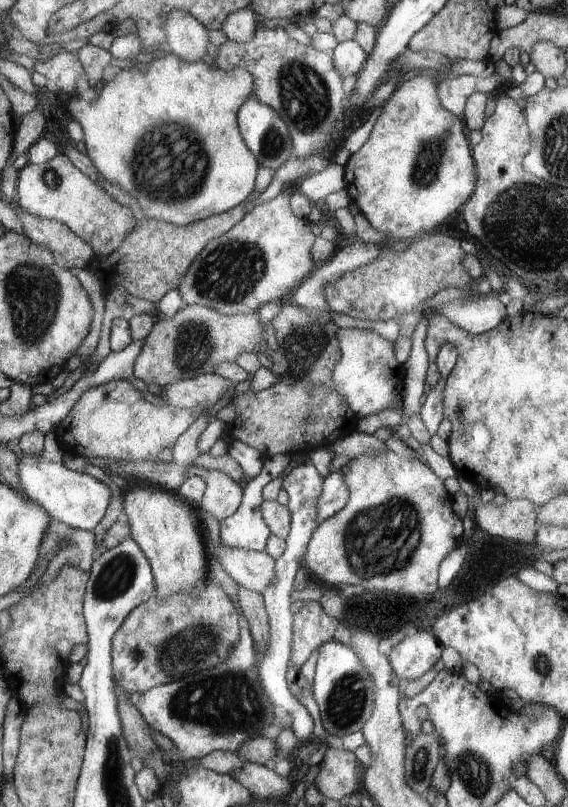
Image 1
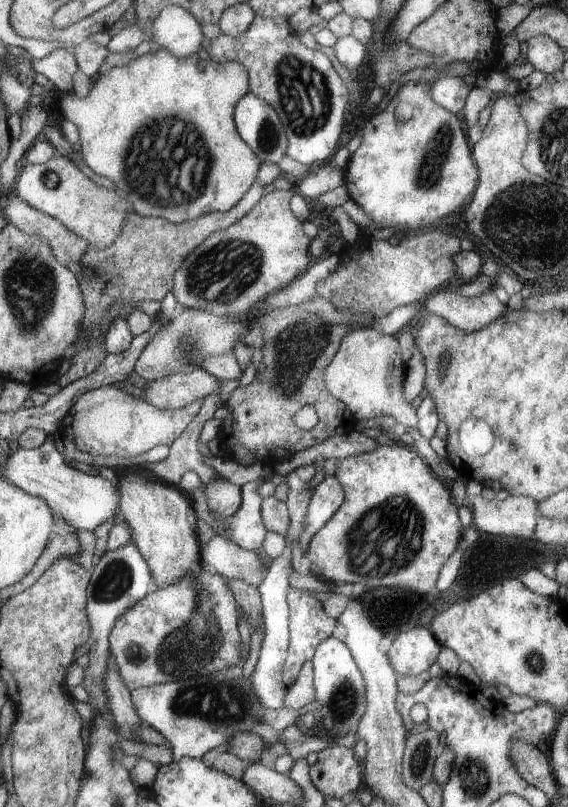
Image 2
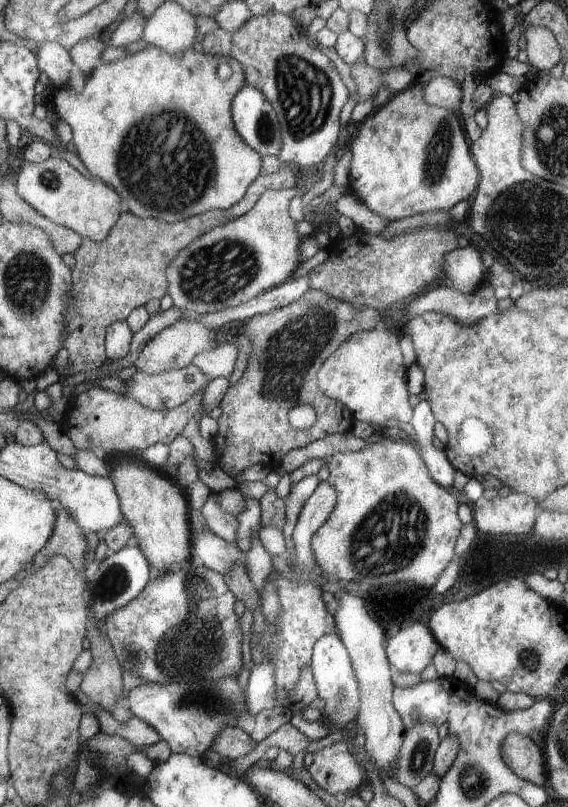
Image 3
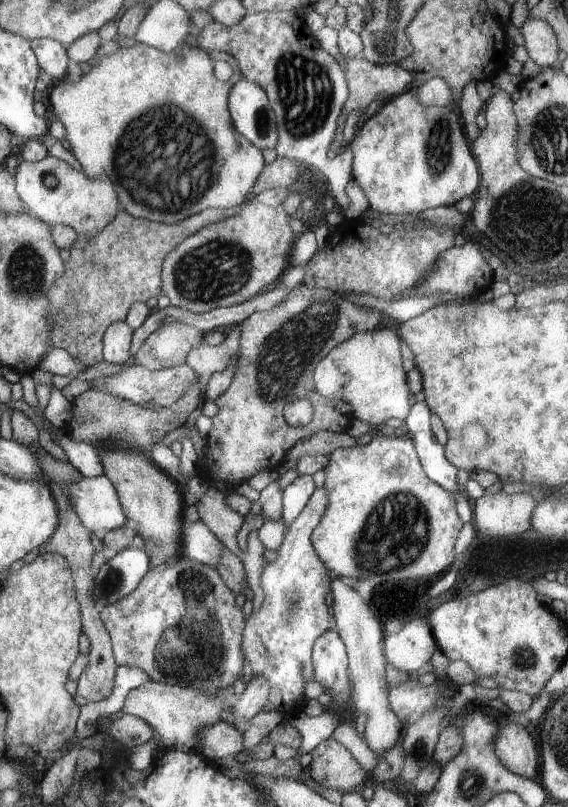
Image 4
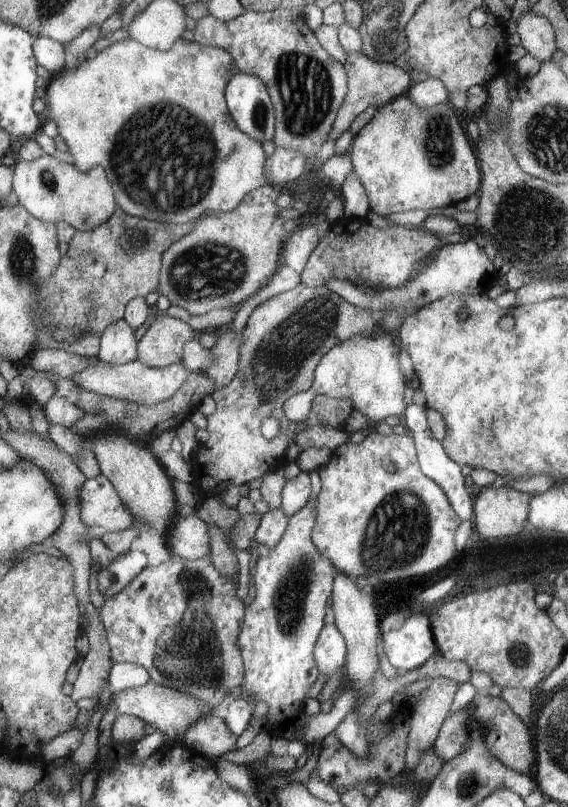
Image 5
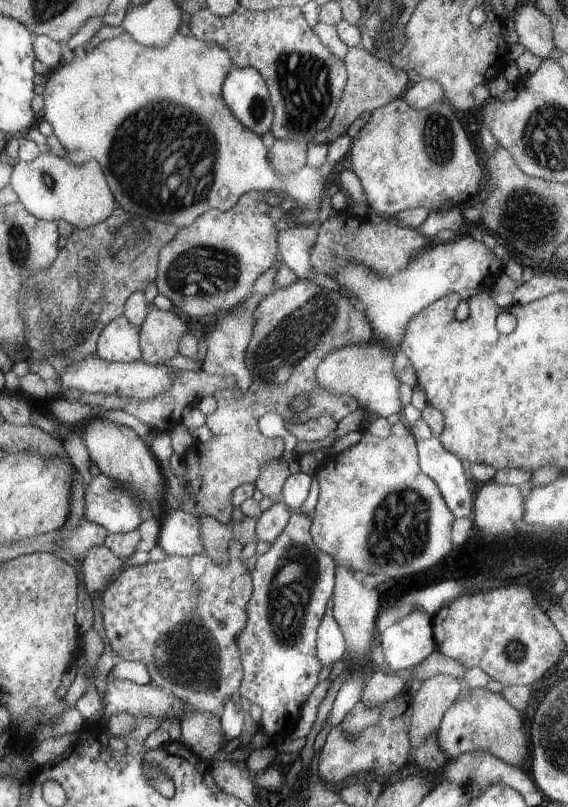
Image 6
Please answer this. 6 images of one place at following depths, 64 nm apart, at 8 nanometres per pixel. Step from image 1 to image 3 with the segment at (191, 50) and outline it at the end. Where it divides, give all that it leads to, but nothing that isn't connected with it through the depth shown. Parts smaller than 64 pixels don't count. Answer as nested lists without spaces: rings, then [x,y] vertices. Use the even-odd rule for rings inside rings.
[[[165,2],[143,26],[141,40],[163,52],[181,54],[195,42],[195,18],[175,2]]]

